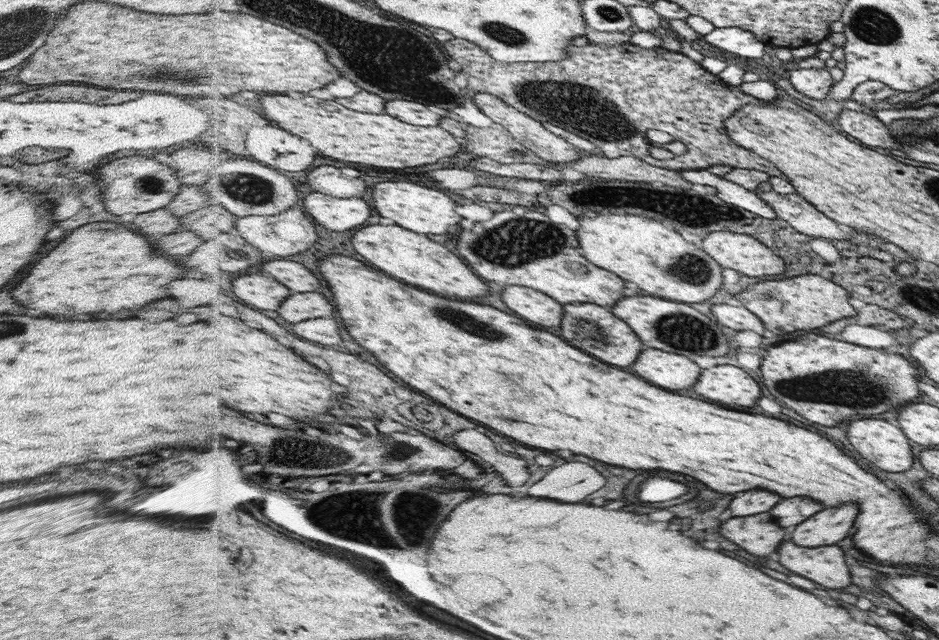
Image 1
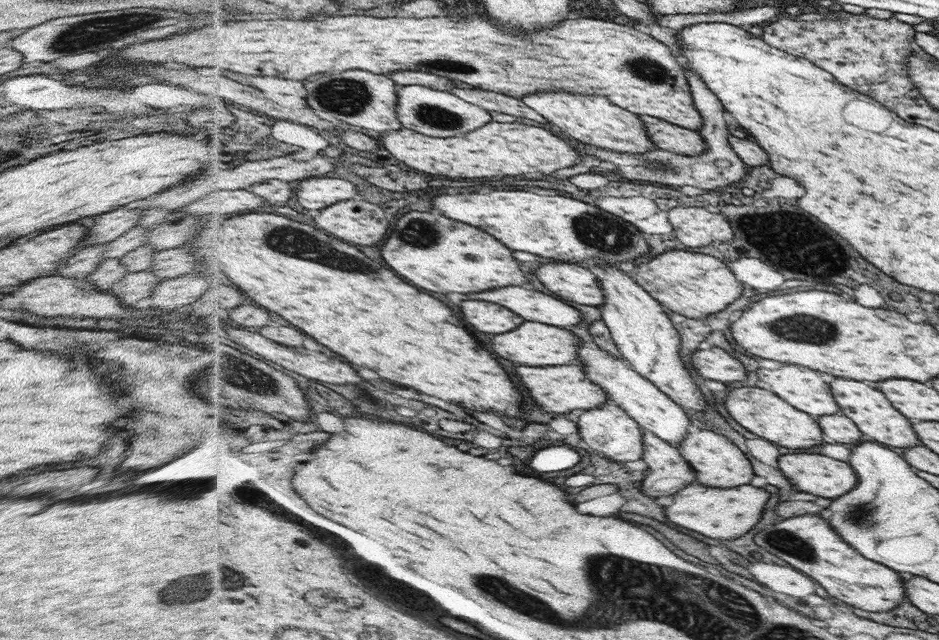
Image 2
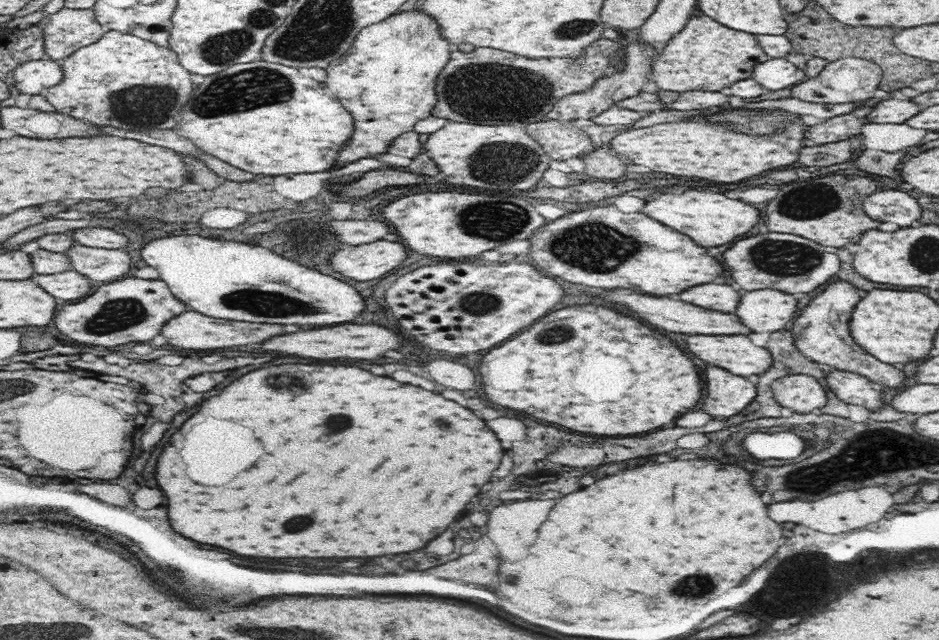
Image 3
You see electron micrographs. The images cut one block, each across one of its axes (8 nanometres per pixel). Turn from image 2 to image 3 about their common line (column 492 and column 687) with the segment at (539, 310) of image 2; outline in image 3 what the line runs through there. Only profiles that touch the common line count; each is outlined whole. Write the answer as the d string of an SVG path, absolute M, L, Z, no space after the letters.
M702 284L696 288L688 288L678 294L678 300L702 306L702 308L716 308L718 312L734 312L738 306L740 295L733 284Z

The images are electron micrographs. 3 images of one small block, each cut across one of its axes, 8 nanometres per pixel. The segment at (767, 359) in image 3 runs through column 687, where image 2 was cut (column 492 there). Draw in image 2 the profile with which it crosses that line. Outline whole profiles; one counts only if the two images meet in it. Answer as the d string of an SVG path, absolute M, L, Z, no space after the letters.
M528 322L516 328L516 332L500 334L492 338L492 350L506 360L520 362L524 366L558 366L558 364L571 365L572 360L579 358L578 346L582 341L569 330L562 330L556 325L536 324Z

